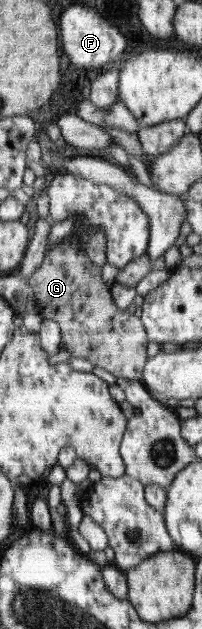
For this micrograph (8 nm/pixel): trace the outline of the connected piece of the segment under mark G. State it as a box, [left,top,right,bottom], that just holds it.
[27,241,149,381]

